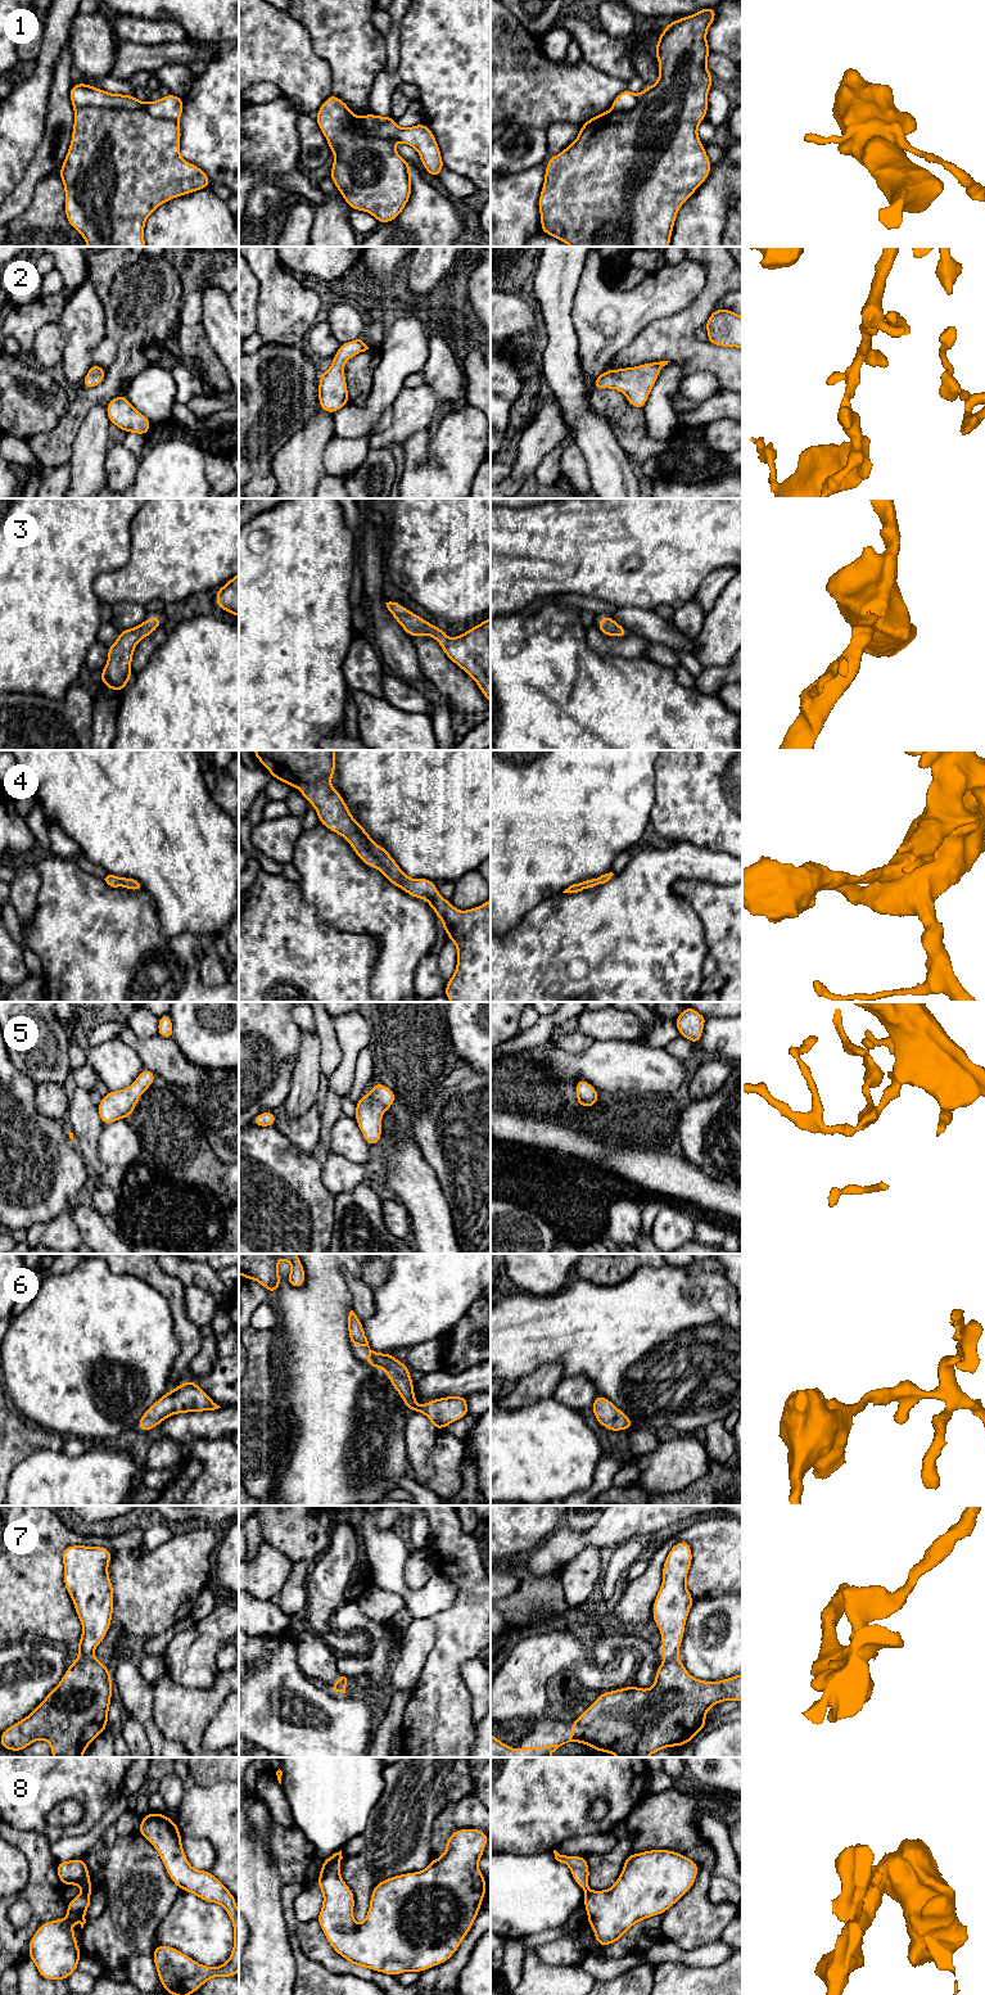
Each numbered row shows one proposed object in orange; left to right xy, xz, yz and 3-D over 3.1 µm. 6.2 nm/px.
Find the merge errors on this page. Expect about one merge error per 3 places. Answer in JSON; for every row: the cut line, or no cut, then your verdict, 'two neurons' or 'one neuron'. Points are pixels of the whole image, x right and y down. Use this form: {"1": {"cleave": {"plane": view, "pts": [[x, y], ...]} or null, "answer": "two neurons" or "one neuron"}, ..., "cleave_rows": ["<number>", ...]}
{"1": {"cleave": {"plane": "xy", "pts": [[73, 105], [143, 109], [153, 116], [176, 121]]}, "answer": "two neurons"}, "2": {"cleave": null, "answer": "one neuron"}, "3": {"cleave": null, "answer": "one neuron"}, "4": {"cleave": null, "answer": "one neuron"}, "5": {"cleave": null, "answer": "one neuron"}, "6": {"cleave": null, "answer": "one neuron"}, "7": {"cleave": {"plane": "xy", "pts": [[81, 1655], [93, 1657]]}, "answer": "two neurons"}, "8": {"cleave": {"plane": "xy", "pts": [[84, 1890], [89, 1894]]}, "answer": "two neurons"}, "cleave_rows": ["1", "7", "8"]}

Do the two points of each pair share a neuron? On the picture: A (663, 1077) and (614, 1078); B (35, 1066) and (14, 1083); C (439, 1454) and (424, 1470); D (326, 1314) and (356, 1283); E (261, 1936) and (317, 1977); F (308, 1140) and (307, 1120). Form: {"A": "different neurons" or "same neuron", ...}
{"A": "same neuron", "B": "different neurons", "C": "different neurons", "D": "different neurons", "E": "different neurons", "F": "same neuron"}

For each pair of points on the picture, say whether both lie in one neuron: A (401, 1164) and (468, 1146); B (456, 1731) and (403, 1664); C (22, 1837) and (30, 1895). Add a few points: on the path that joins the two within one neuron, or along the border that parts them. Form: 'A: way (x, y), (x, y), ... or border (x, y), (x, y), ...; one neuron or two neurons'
A: border (411, 1137), (439, 1183); two neurons
B: border (429, 1653), (412, 1691); two neurons
C: way (36, 1851), (36, 1881); one neuron

